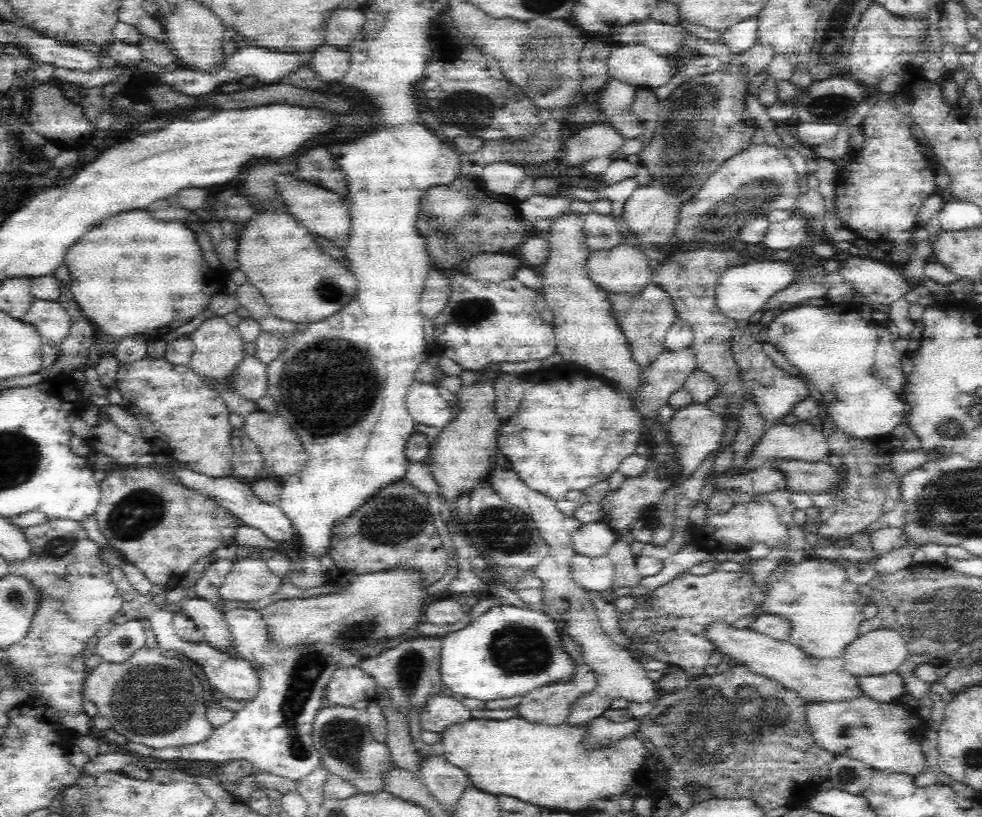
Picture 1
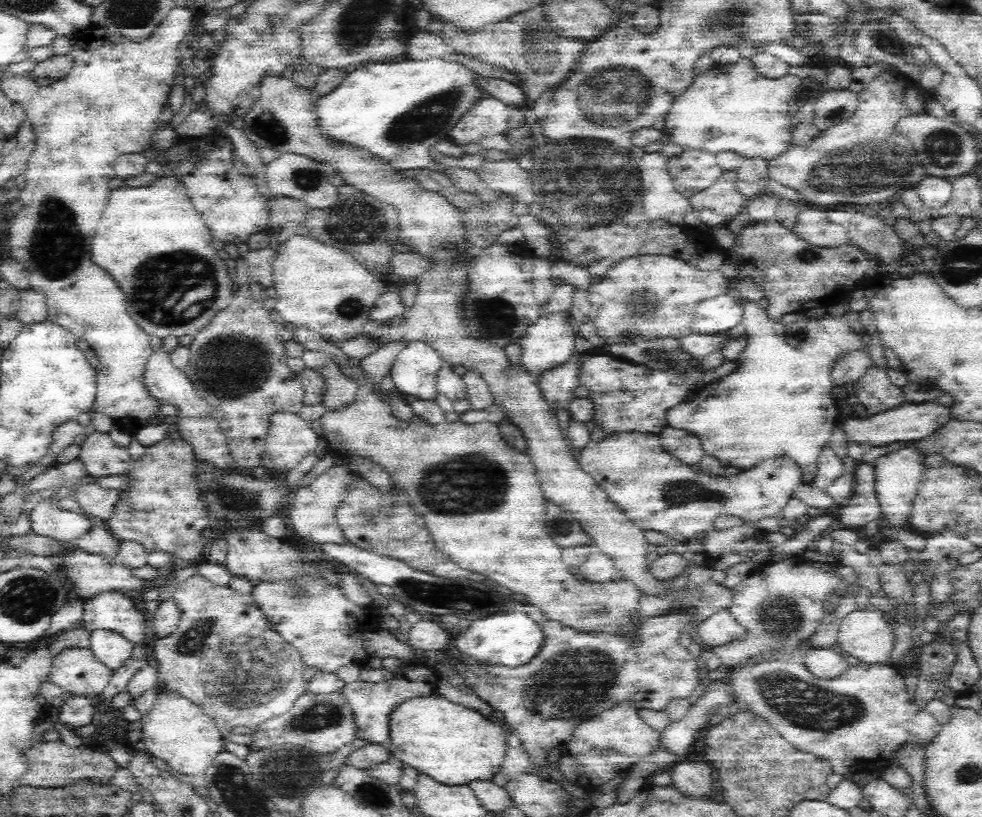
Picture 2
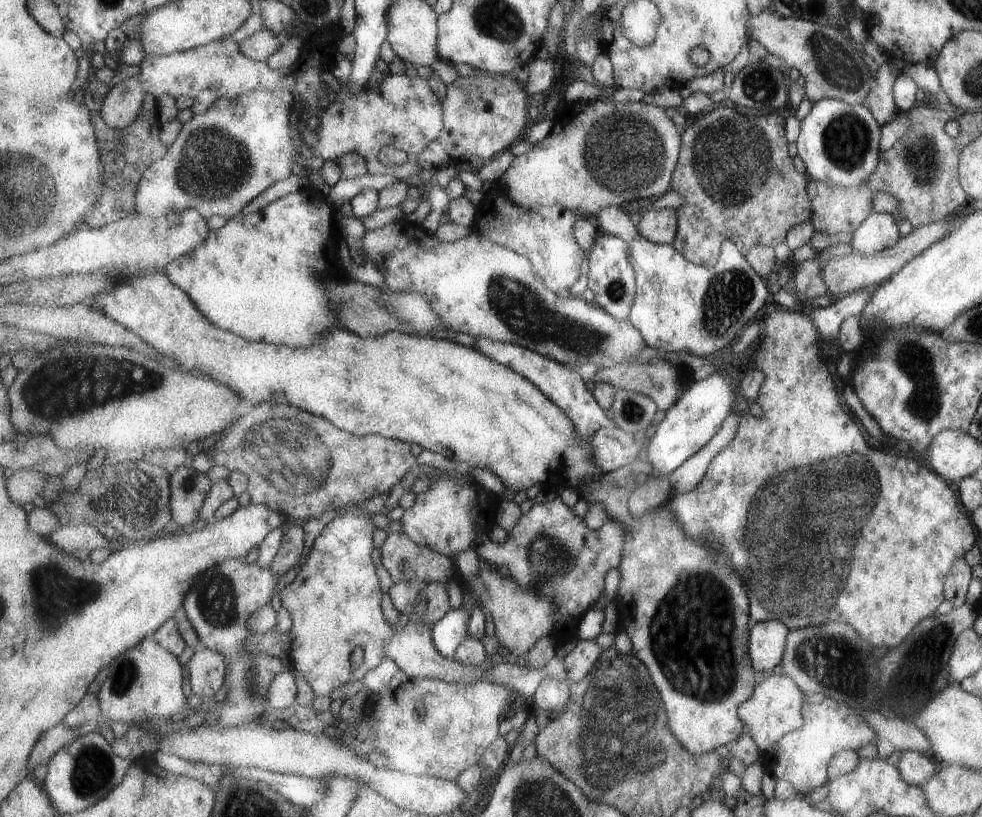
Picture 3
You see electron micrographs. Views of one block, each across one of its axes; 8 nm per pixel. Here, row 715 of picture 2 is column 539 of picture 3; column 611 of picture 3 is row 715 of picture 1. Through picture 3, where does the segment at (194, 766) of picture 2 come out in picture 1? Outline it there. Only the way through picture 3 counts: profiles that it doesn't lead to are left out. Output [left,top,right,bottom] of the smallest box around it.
[84,648,214,748]

